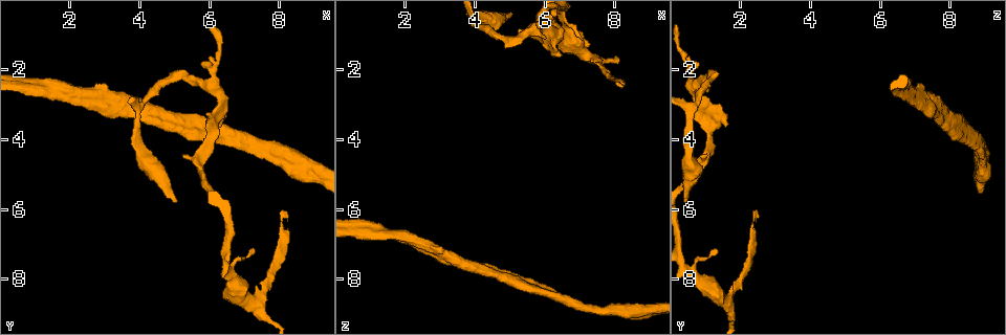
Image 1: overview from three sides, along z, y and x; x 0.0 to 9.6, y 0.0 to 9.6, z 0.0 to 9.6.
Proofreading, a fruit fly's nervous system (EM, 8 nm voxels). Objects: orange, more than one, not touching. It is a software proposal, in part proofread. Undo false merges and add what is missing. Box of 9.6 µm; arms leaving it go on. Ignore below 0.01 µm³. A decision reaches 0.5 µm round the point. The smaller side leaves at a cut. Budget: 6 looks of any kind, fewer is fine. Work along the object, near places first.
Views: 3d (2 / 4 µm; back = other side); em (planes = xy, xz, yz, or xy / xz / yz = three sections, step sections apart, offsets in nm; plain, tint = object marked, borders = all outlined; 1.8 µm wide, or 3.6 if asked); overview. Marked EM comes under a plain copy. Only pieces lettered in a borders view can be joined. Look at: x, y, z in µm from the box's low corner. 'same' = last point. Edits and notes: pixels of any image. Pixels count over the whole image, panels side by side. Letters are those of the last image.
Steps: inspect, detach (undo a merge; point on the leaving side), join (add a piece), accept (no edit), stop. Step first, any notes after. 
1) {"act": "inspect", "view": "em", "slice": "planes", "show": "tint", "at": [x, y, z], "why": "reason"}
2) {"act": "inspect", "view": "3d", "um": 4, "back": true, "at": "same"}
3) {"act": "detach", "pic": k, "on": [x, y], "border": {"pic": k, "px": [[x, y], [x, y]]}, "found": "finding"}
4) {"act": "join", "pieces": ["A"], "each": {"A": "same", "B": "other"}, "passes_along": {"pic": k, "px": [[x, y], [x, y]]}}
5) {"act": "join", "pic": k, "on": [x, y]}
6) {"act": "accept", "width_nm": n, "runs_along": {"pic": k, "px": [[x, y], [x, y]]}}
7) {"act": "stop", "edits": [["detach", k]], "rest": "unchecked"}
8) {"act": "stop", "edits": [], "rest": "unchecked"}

{"act": "inspect", "view": "em", "slice": "planes", "show": "tint", "at": [5.55, 3.45, 8.25], "why": "closes a loop"}

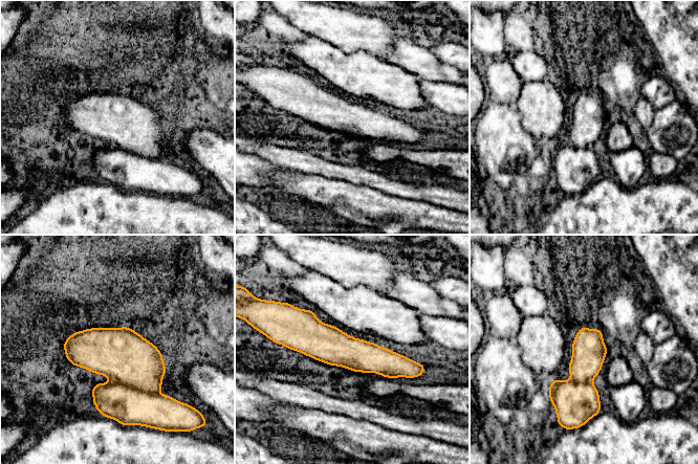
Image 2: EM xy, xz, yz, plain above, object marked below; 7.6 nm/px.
{"act": "inspect", "view": "em", "slice": "planes", "show": "borders", "at": "same"}

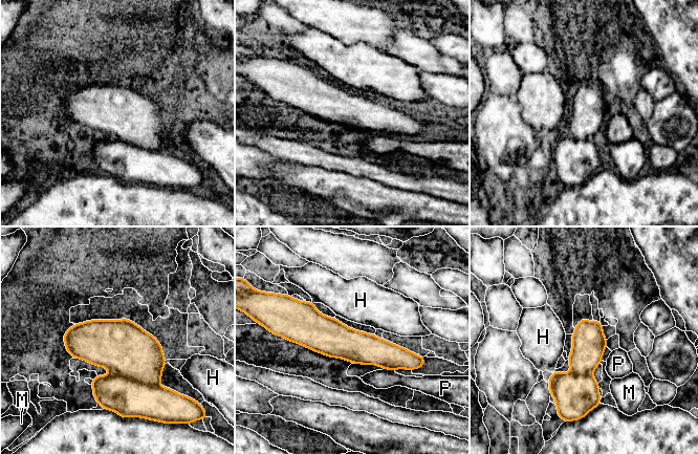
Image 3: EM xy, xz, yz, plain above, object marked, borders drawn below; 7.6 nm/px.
{"act": "accept", "width_nm": 260, "each": {"H": "other", "M": "other", "P": "other"}, "border": {"pic": 3, "px": [[384, 368], [394, 371]]}, "found": "one cell here"}

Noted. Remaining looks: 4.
{"act": "inspect", "view": "em", "slice": "planes", "show": "tint", "at": [3.40, 2.95, 7.50]}

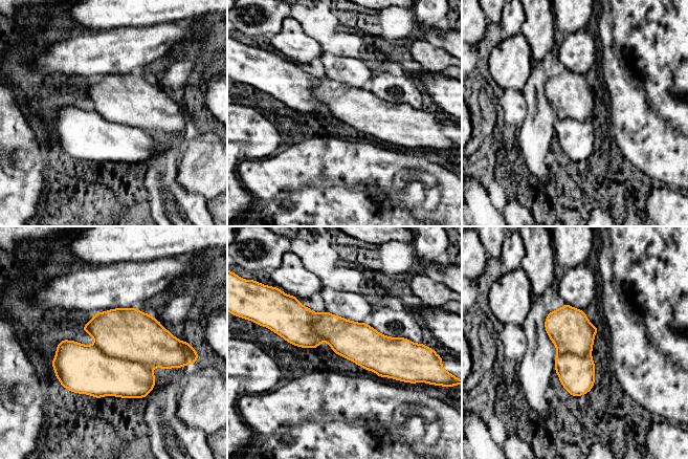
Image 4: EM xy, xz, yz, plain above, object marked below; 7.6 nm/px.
{"act": "inspect", "view": "em", "slice": "planes", "show": "borders", "at": "same", "why": "what lies round it"}

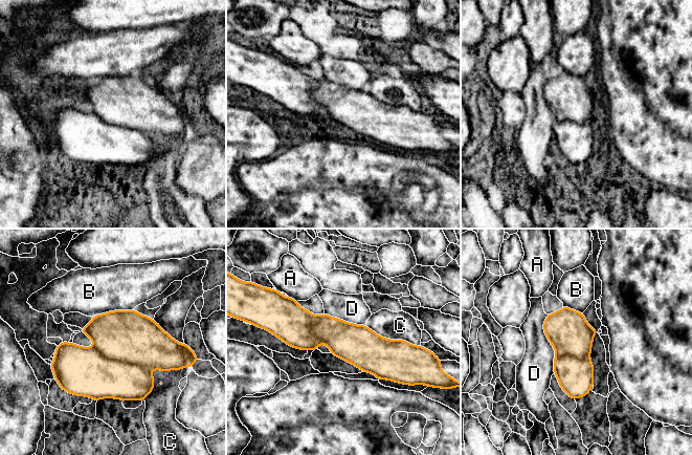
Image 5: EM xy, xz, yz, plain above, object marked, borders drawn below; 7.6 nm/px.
{"act": "accept", "width_nm": 300, "longest_contact_nm": ["D", 460], "each": {"A": "other", "B": "other", "C": "other", "D": "other"}, "found": "all the same cell"}

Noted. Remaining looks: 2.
{"act": "stop", "edits": [], "rest": "unchecked"}

